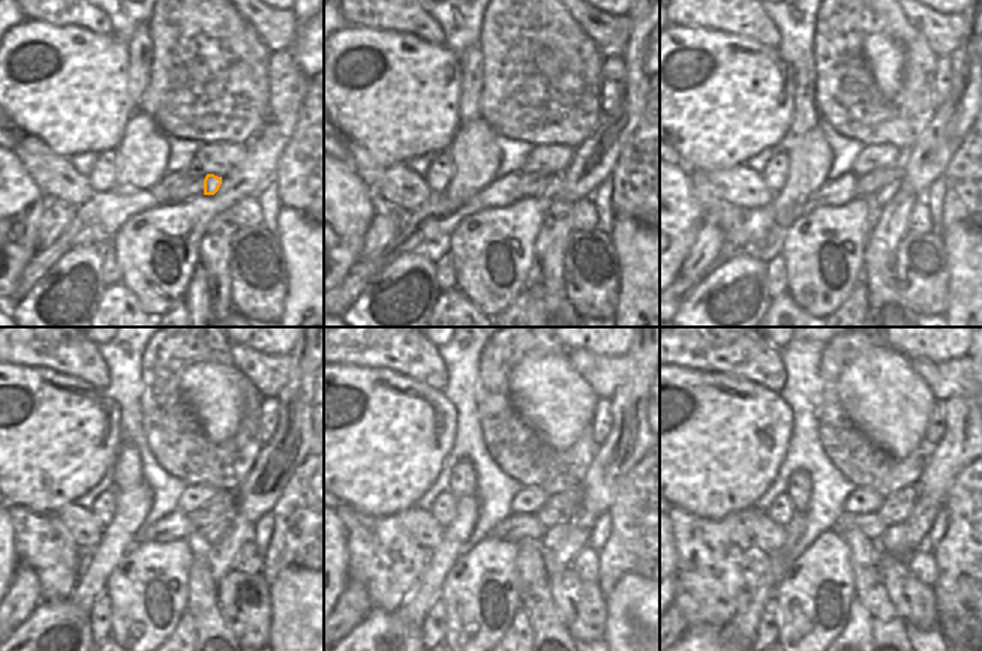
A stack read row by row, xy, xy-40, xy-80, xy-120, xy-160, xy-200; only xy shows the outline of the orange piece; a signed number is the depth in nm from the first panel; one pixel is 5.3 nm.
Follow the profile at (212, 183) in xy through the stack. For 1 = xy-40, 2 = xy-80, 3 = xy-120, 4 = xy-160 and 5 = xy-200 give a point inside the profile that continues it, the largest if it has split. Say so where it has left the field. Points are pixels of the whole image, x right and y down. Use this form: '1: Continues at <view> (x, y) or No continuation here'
1: Continues at xy-40 (552, 189)
2: Continues at xy-80 (885, 194)
3: Continues at xy-120 (207, 537)
4: Continues at xy-160 (553, 536)
5: Continues at xy-200 (894, 540)

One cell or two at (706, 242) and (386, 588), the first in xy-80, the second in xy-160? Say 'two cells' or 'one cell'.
two cells

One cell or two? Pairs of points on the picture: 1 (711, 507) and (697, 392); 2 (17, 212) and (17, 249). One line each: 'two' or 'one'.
1: one
2: one

